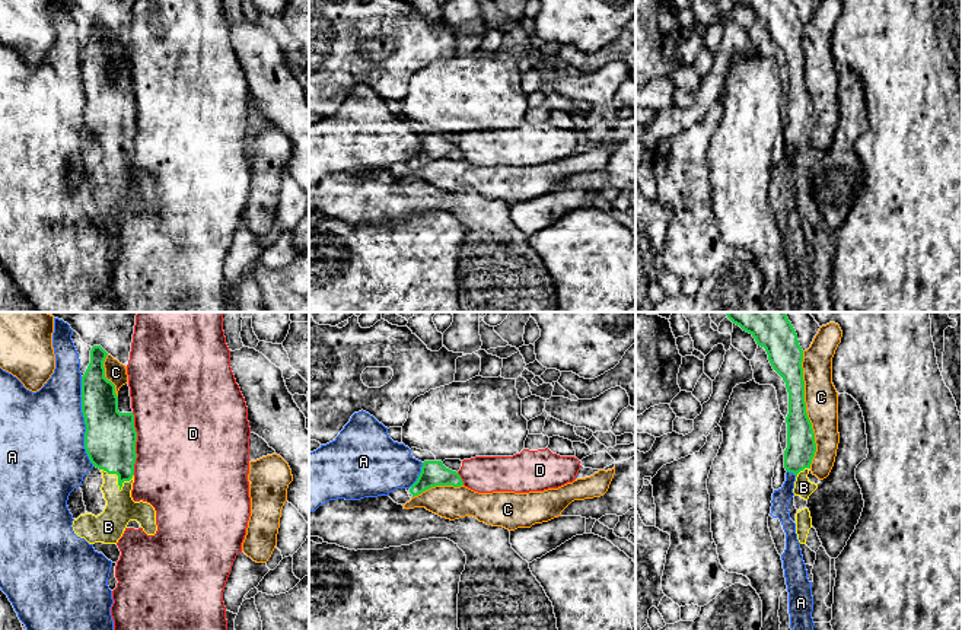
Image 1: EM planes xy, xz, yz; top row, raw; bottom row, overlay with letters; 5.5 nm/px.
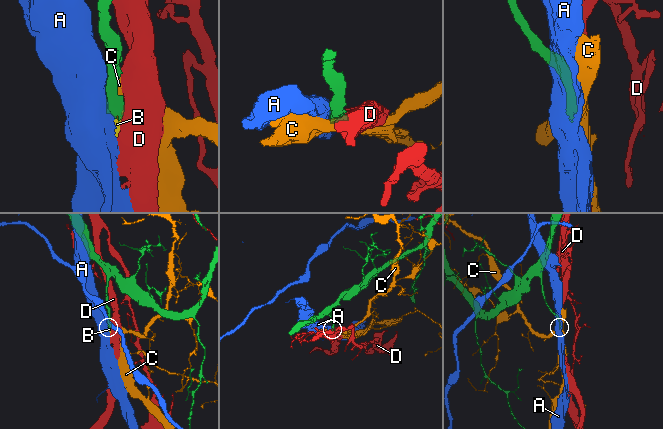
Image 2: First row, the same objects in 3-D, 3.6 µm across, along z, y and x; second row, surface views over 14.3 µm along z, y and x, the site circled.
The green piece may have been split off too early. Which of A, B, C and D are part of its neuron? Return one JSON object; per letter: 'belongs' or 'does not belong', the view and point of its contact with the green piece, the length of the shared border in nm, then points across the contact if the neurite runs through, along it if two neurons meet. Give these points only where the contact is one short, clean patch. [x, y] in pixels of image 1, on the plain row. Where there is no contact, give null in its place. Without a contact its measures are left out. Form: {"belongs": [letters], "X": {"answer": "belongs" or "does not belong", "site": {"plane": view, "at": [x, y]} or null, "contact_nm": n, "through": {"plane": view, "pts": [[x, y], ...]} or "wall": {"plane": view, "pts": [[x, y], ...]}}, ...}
{"belongs": ["B"], "A": {"answer": "does not belong", "site": {"plane": "xy", "at": [85, 95]}, "contact_nm": 500}, "B": {"answer": "belongs", "site": {"plane": "xy", "at": [118, 153]}, "contact_nm": 190, "through": {"plane": "xy", "pts": [[110, 113], [115, 129], [118, 153], [120, 183]]}}, "C": {"answer": "does not belong", "site": {"plane": "yz", "at": [805, 83]}, "contact_nm": 650}, "D": {"answer": "does not belong", "site": {"plane": "xy", "at": [134, 117]}, "contact_nm": 340, "wall": {"plane": "xy", "pts": [[131, 86], [136, 105], [134, 148]]}}}

